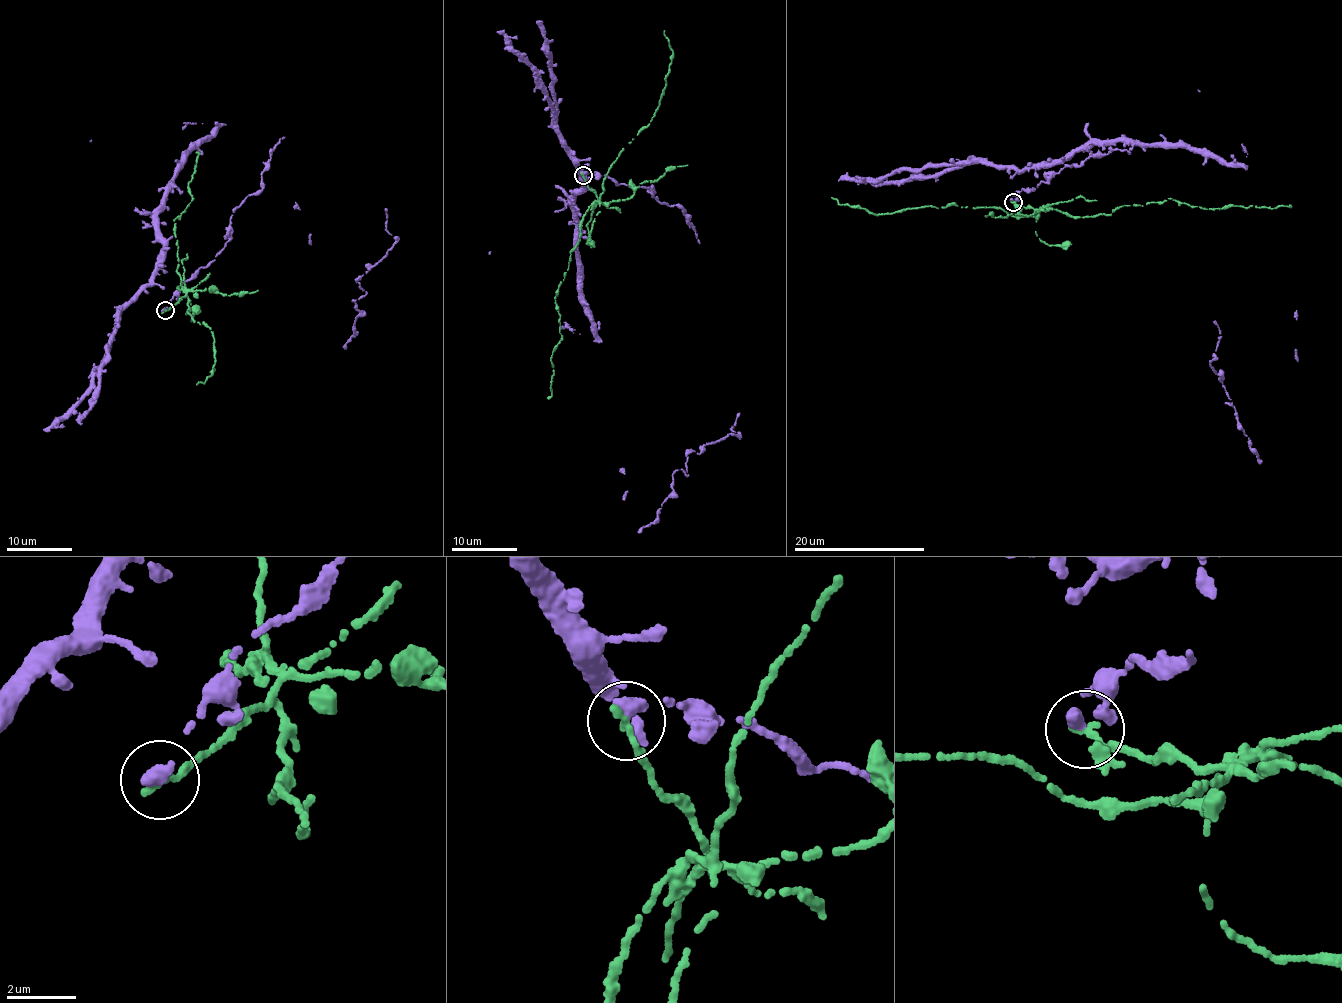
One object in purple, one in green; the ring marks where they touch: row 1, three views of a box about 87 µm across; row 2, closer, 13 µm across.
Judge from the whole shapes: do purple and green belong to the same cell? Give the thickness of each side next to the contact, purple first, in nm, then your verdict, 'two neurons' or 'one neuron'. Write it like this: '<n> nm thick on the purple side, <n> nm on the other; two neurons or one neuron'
400 nm thick on the purple side, 240 nm on the other; two neurons

